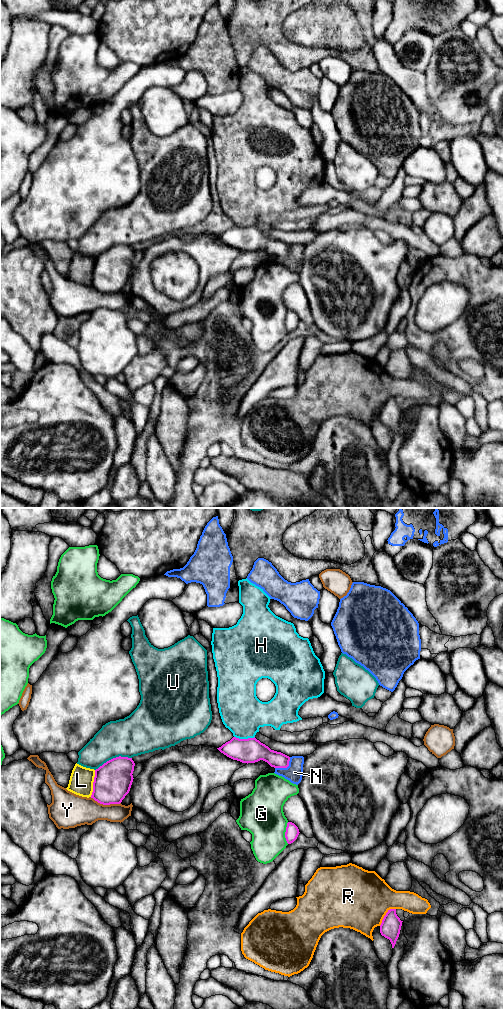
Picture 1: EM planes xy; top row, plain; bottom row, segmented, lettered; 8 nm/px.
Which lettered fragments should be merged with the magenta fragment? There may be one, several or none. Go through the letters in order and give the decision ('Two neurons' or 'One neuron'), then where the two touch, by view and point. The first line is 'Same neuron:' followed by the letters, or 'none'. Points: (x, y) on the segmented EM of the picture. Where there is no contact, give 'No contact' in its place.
Same neuron: none
G: Two neurons. Touches magenta at xy (285, 833)
H: Two neurons. Touches magenta at xy (244, 739)
L: Two neurons. Touches magenta at xy (93, 783)
N: Two neurons. Touches magenta at xy (285, 767)
R: Two neurons. Touches magenta at xy (385, 915)
U: Two neurons. Touches magenta at xy (113, 758)
Y: Two neurons. Touches magenta at xy (105, 804)

